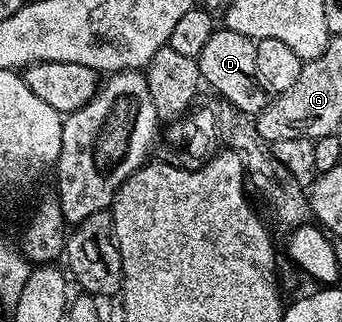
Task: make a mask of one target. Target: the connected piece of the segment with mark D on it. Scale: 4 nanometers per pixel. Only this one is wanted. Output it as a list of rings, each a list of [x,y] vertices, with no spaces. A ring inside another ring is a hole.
[[[226,27],[216,28],[198,55],[199,75],[211,89],[220,93],[226,104],[243,113],[258,115],[269,104],[269,94],[257,83],[257,51],[255,41]]]

